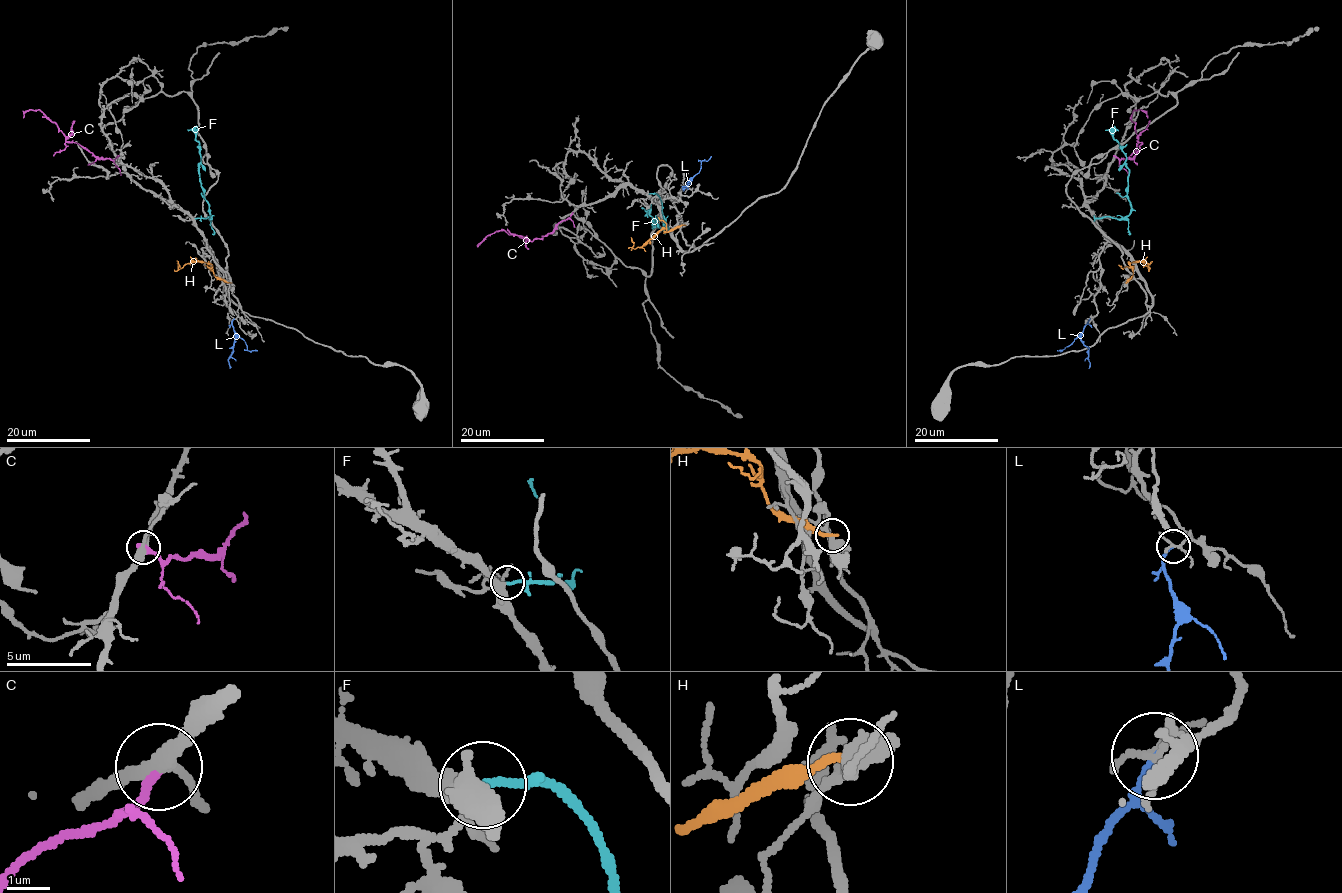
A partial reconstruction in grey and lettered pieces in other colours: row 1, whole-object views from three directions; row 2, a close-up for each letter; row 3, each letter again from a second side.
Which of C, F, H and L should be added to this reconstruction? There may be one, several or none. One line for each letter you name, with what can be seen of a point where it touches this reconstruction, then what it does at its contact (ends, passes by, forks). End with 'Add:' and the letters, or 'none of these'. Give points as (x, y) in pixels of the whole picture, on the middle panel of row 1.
F: meets grey at (649, 194); it ends there
Add: F

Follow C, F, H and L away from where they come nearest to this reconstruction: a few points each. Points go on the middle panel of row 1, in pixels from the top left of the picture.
C: (572, 213), (540, 238), (532, 241), (498, 230), (488, 234), (477, 247)
F: (649, 193), (656, 193), (661, 201), (663, 229), (658, 226), (652, 228), (654, 219), (641, 207)
H: (684, 225), (668, 231), (663, 229), (635, 249), (630, 237)
L: (688, 188), (688, 182), (699, 172), (701, 162), (711, 156)

